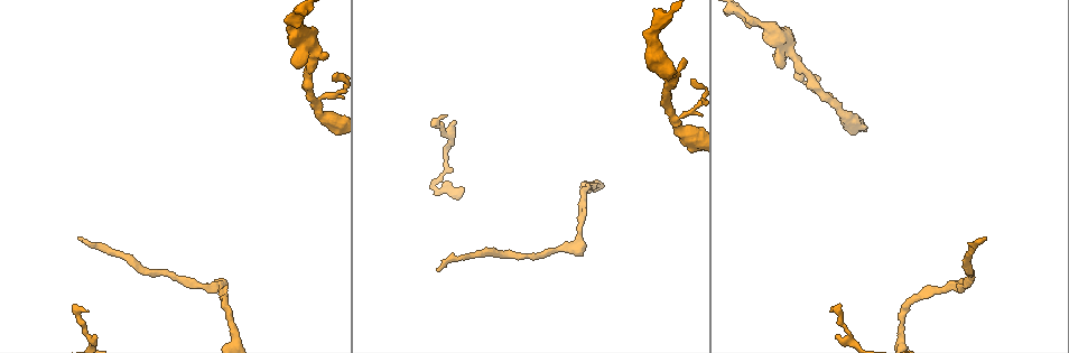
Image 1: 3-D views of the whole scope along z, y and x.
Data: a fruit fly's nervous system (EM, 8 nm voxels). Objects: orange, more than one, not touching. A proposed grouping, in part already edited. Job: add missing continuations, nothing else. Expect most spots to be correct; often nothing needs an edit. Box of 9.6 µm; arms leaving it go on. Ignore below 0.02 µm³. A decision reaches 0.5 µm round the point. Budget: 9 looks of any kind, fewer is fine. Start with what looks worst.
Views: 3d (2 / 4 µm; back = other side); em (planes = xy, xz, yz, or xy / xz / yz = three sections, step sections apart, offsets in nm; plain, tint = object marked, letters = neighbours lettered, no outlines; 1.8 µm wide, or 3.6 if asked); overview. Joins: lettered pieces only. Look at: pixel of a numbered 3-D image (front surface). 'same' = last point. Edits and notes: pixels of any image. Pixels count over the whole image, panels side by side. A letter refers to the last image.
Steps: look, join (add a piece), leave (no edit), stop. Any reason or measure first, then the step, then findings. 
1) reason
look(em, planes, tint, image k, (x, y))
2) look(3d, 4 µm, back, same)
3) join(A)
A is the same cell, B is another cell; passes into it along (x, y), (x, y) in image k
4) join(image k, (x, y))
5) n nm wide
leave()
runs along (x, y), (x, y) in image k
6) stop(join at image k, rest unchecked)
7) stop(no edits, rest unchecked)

free end
look(3d, 2 µm, image 1, (79, 238))

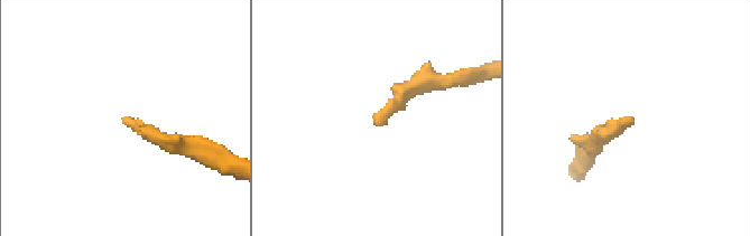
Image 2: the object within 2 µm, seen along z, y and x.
look(em, planes, tint, image 2, (129, 121))

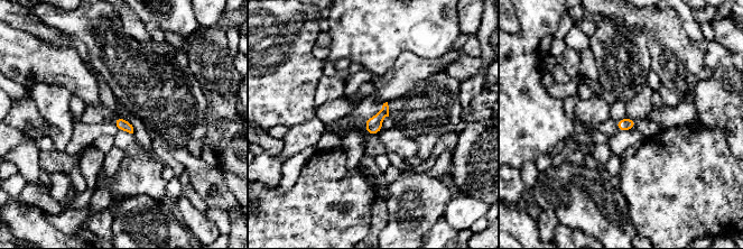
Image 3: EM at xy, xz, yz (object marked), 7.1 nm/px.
see the neighbours
look(em, planes, letters, same)

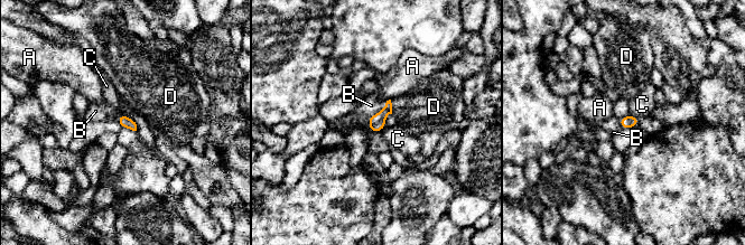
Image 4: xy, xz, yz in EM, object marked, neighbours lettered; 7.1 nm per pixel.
80 nm wide; B touches over 180 nm
join(B)
B is the same cell, A, C and D are other cells; the neuron continues

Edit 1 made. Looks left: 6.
look(overview)

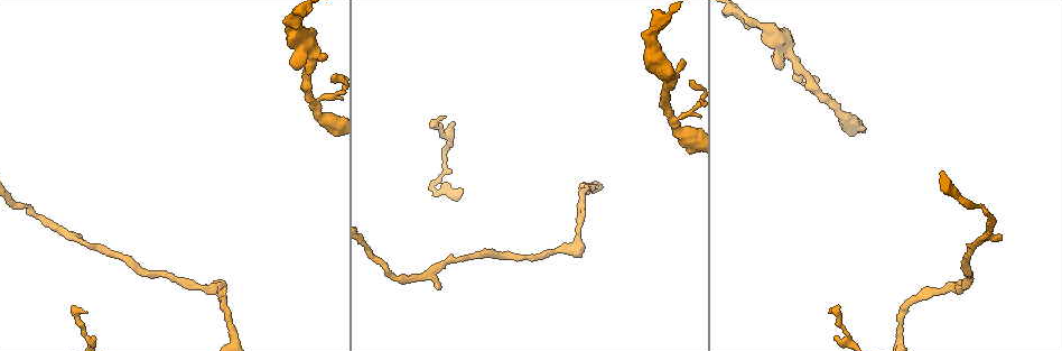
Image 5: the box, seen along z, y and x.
abrupt turn
look(3d, 2 µm, back, image 5, (574, 242))

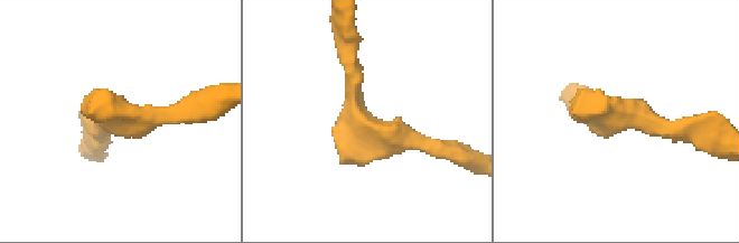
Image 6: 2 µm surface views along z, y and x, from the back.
shape alone is not enough
look(em, xz, step 4, letters, image 6, (616, 113))

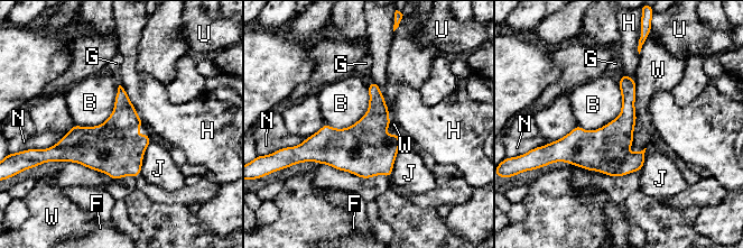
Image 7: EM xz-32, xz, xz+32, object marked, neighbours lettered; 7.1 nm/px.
leave()
B, F, G, H, J, N, U and W are other cells; border along (619, 83), (616, 117), (550, 143) in image 7; none of them fits

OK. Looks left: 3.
branch stops here
look(em, planes, letters, image 5, (296, 67))

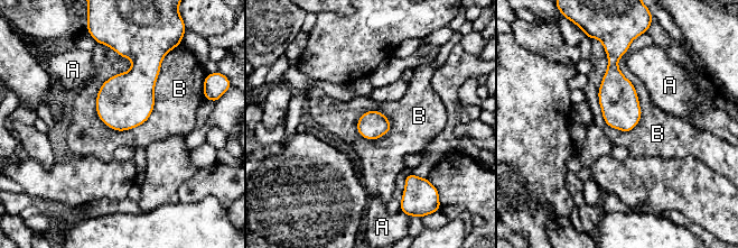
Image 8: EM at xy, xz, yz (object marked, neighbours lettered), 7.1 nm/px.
leave()
A and B are other cells; border along (109, 47), (123, 131) in image 8; none of them fits

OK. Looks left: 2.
look(3d, 2 µm, image 5, (317, 104))

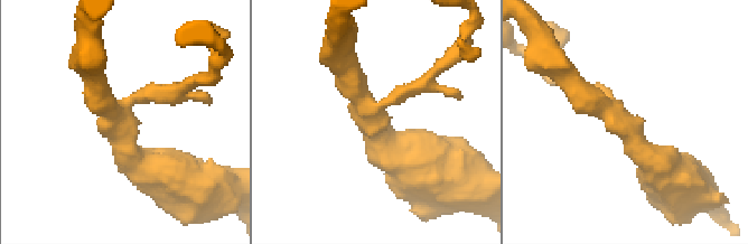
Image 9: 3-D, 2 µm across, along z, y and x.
3 arms; need the tissue
look(em, planes, letters, image 9, (619, 120))

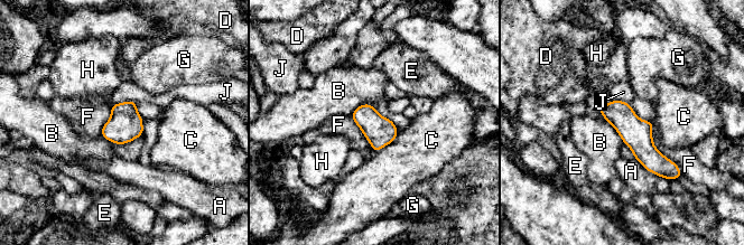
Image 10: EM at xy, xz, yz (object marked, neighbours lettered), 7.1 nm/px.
leave()
A, B, C, D, E, F, G, H and J are other cells; runs along (604, 106), (668, 175) in image 10; no lettered piece goes on from it

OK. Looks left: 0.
stop(join at image 4, rest unchecked)

